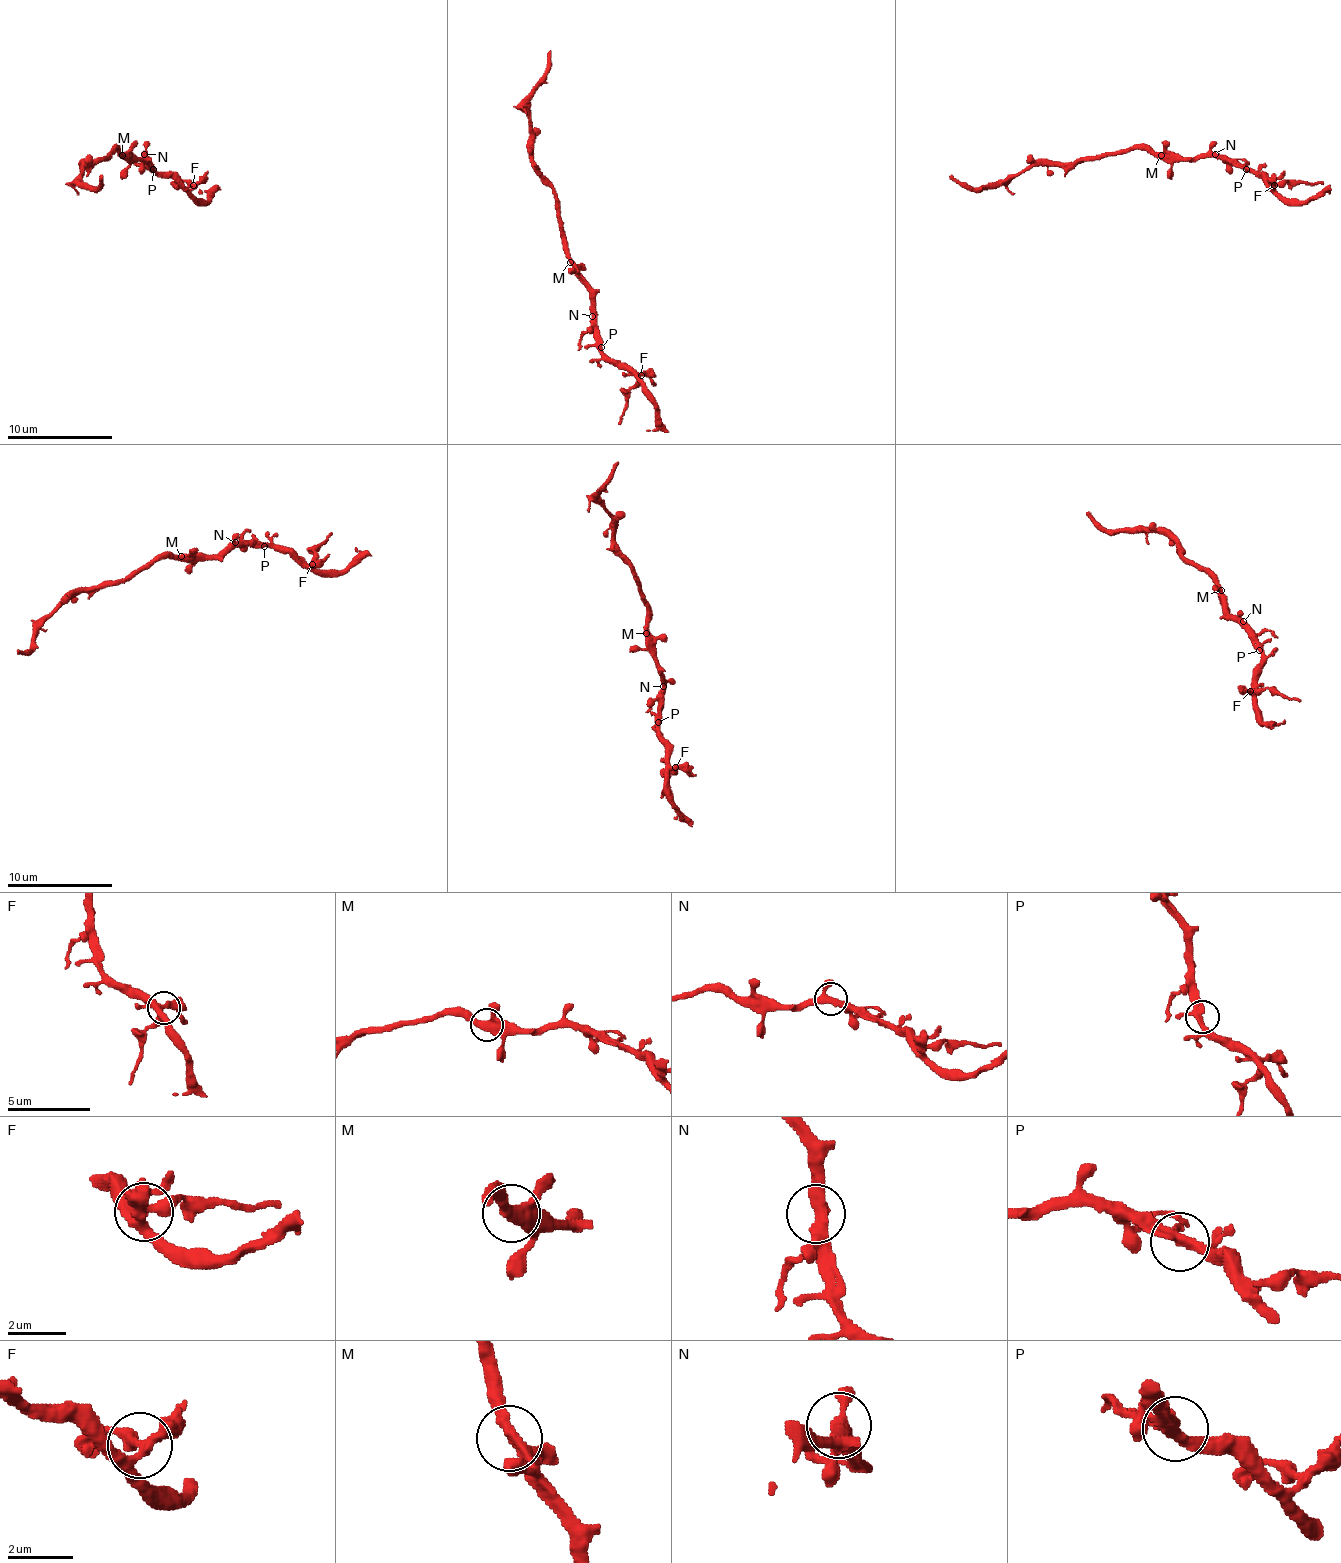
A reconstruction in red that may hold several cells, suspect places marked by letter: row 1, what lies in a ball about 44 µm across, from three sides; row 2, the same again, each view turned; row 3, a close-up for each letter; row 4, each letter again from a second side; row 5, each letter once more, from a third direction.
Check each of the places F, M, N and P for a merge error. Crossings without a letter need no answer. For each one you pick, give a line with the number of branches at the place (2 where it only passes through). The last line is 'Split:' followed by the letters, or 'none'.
F: 4 branches meet
Split: F

